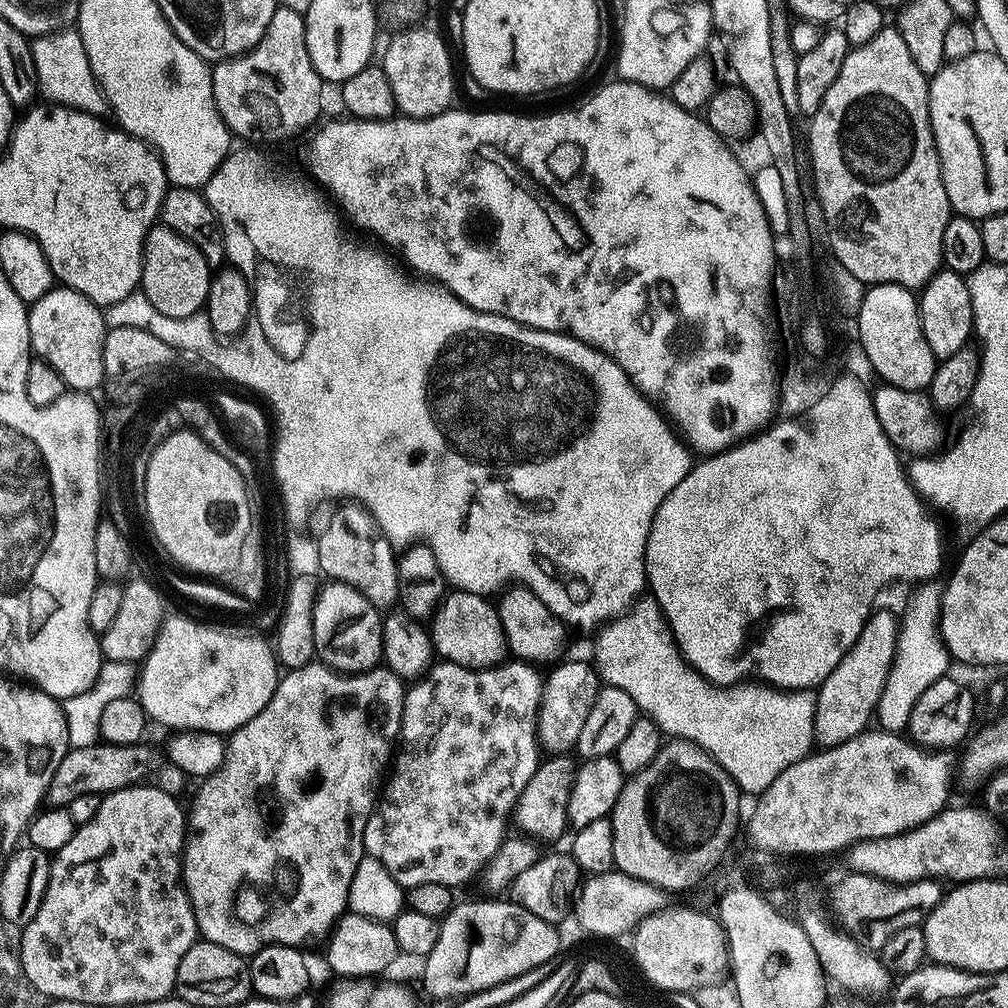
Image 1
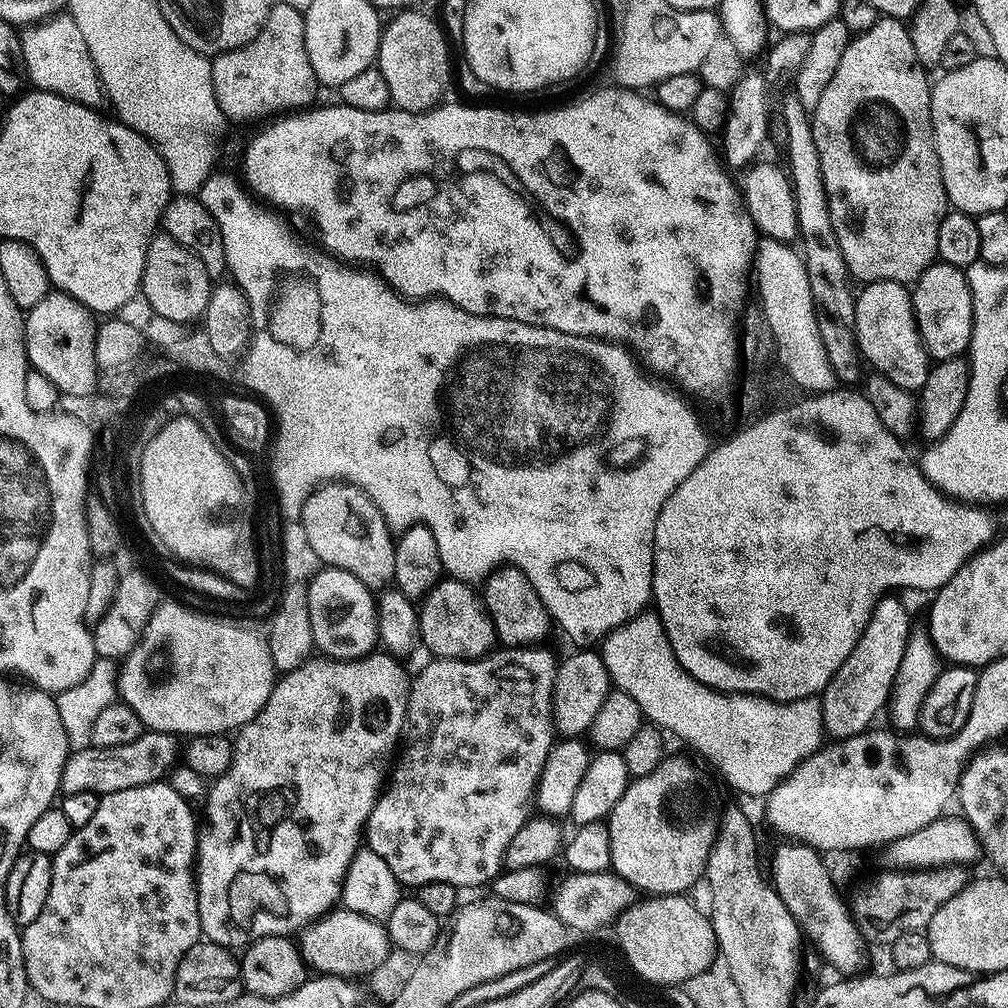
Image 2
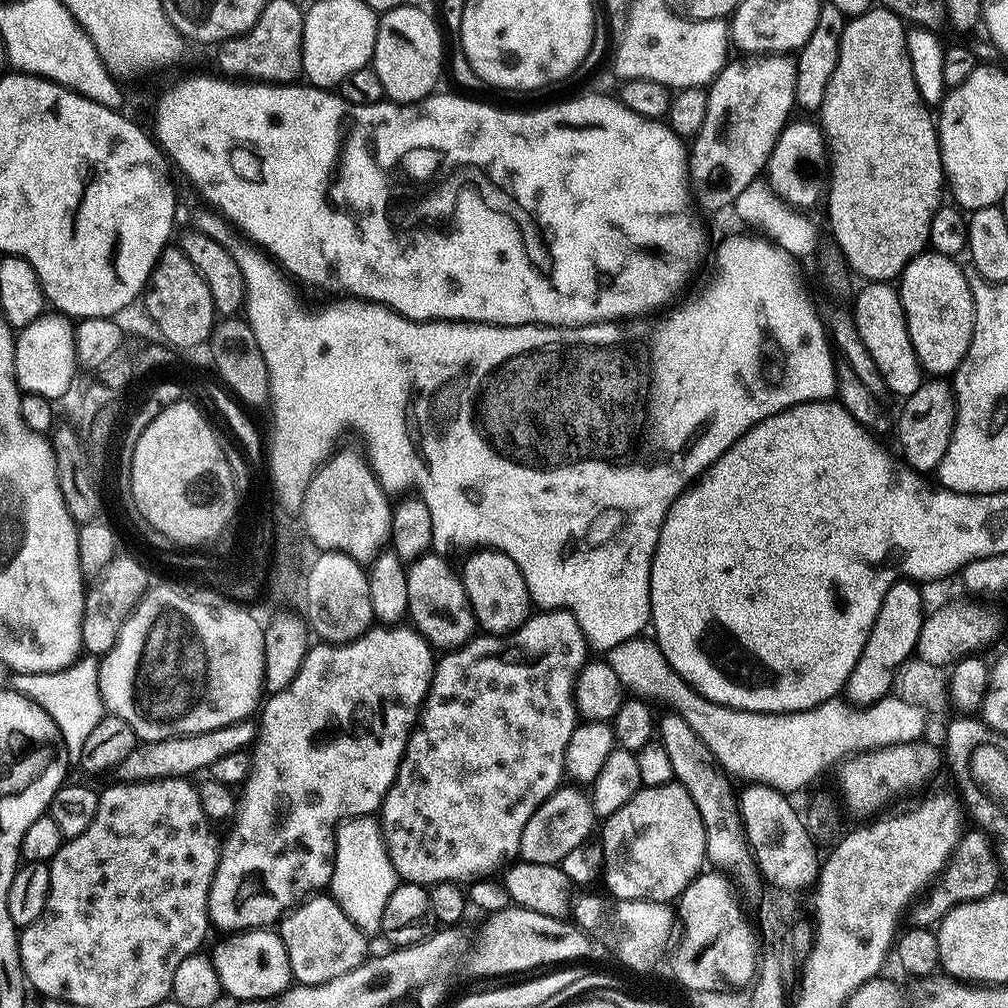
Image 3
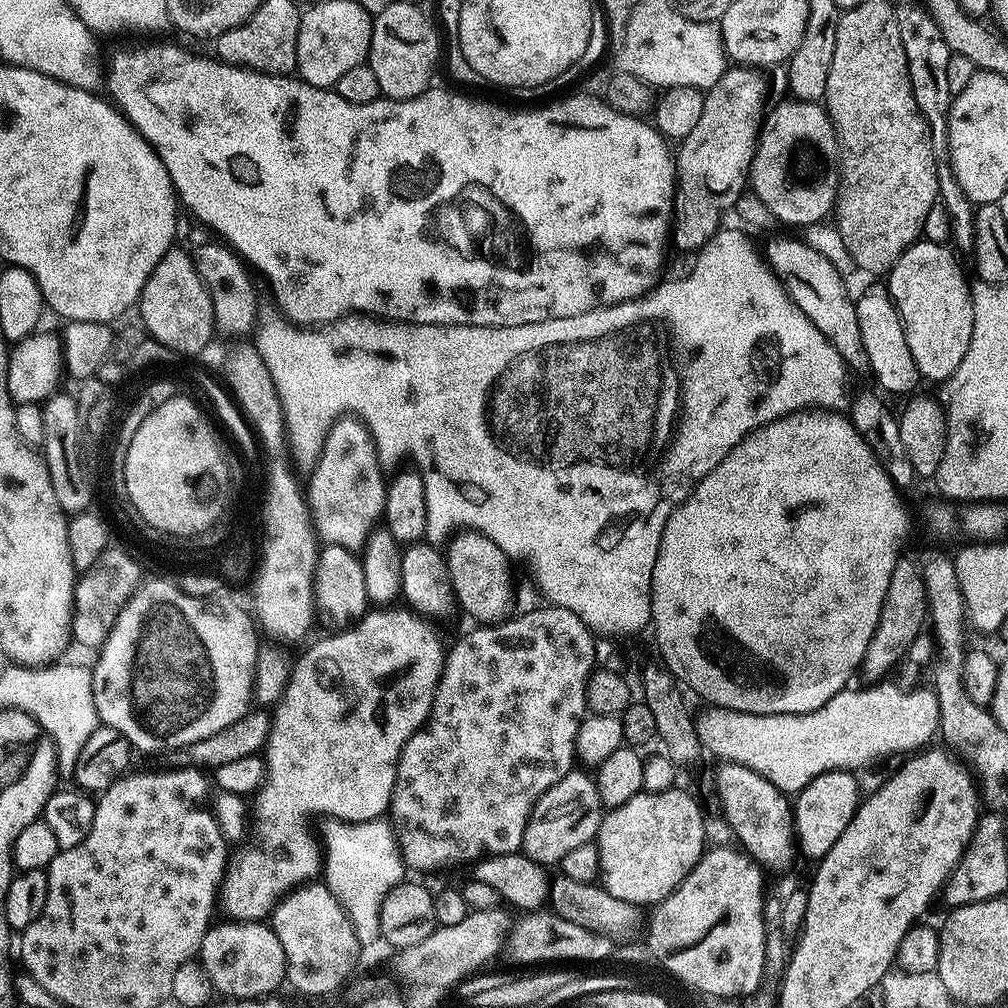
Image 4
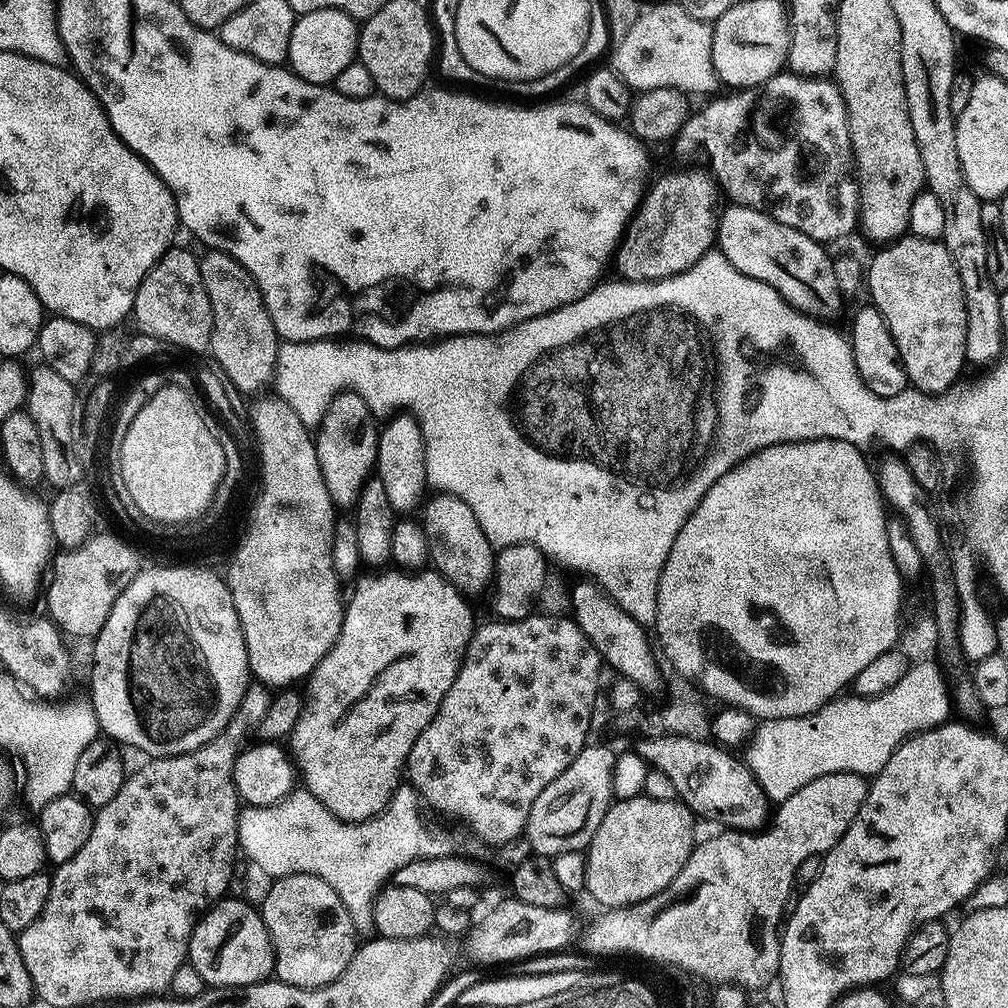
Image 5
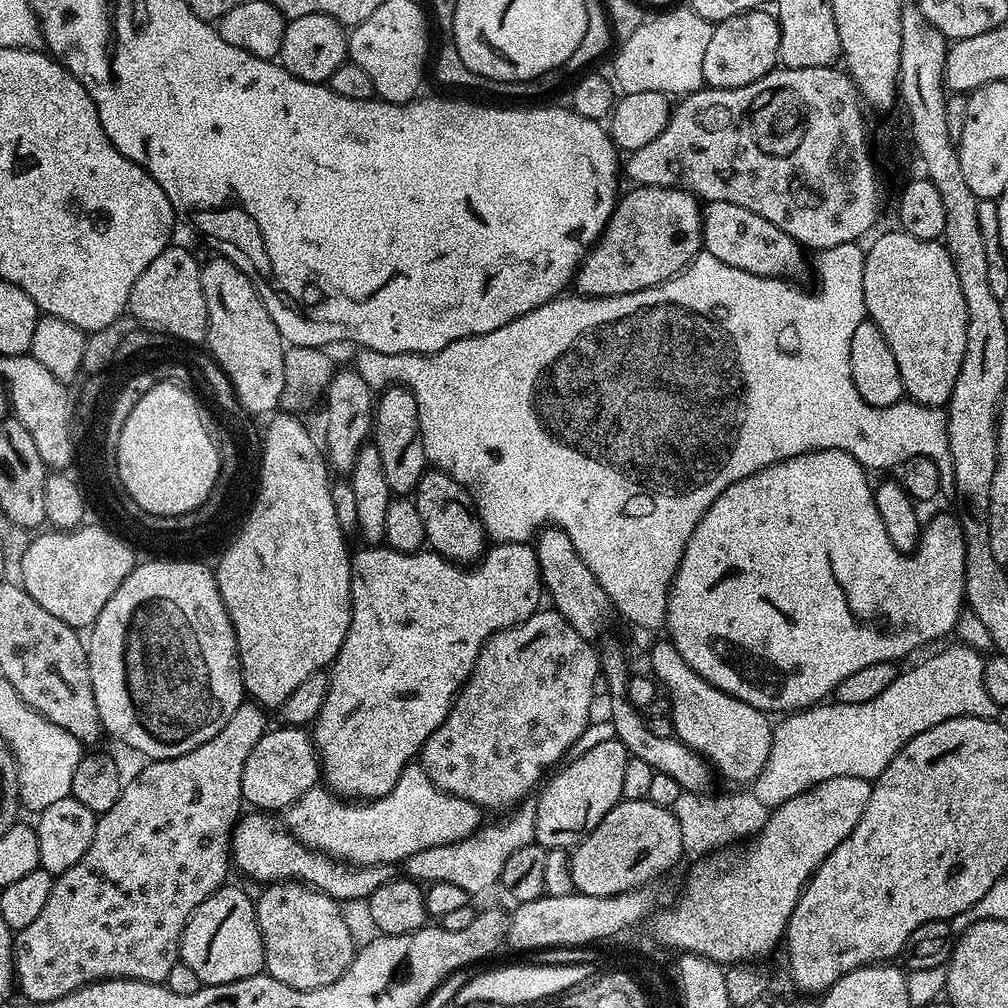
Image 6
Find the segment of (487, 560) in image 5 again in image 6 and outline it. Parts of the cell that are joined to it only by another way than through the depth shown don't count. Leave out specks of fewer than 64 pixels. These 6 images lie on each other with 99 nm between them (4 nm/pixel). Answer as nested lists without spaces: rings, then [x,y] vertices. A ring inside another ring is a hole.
[[[429,467],[418,482],[414,499],[418,514],[422,514],[424,539],[431,551],[465,566],[483,557],[486,551],[484,524],[476,512],[476,503],[472,501],[471,494],[453,476],[440,468]]]

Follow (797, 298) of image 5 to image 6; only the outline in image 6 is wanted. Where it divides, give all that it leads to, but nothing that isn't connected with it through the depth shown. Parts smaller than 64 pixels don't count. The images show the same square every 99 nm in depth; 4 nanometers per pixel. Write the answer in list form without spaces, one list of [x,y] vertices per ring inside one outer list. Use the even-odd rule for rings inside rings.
[[[707,201],[702,208],[704,221],[703,251],[709,252],[718,262],[726,262],[726,266],[746,270],[759,276],[777,278],[796,278],[804,272],[805,249],[786,230],[778,230],[774,222],[766,222],[766,218],[758,218],[754,210],[745,210],[742,206],[734,206],[734,202]]]

